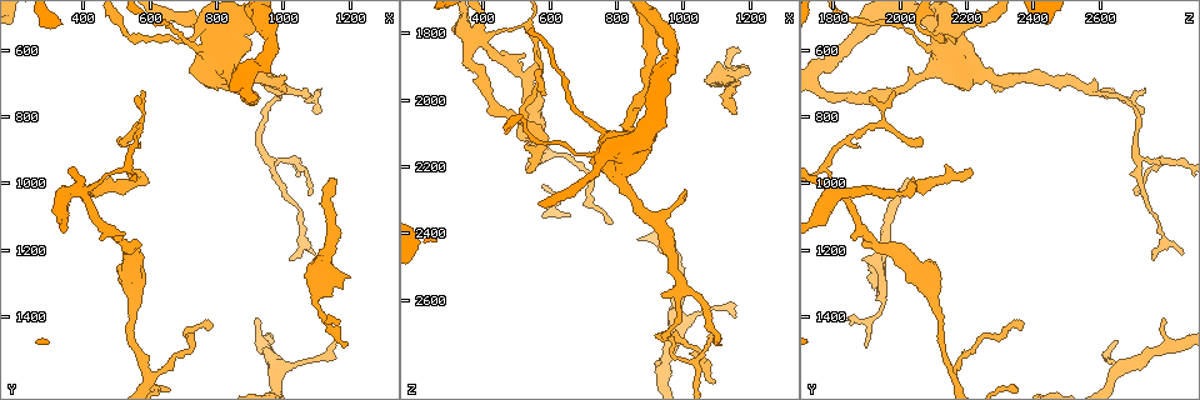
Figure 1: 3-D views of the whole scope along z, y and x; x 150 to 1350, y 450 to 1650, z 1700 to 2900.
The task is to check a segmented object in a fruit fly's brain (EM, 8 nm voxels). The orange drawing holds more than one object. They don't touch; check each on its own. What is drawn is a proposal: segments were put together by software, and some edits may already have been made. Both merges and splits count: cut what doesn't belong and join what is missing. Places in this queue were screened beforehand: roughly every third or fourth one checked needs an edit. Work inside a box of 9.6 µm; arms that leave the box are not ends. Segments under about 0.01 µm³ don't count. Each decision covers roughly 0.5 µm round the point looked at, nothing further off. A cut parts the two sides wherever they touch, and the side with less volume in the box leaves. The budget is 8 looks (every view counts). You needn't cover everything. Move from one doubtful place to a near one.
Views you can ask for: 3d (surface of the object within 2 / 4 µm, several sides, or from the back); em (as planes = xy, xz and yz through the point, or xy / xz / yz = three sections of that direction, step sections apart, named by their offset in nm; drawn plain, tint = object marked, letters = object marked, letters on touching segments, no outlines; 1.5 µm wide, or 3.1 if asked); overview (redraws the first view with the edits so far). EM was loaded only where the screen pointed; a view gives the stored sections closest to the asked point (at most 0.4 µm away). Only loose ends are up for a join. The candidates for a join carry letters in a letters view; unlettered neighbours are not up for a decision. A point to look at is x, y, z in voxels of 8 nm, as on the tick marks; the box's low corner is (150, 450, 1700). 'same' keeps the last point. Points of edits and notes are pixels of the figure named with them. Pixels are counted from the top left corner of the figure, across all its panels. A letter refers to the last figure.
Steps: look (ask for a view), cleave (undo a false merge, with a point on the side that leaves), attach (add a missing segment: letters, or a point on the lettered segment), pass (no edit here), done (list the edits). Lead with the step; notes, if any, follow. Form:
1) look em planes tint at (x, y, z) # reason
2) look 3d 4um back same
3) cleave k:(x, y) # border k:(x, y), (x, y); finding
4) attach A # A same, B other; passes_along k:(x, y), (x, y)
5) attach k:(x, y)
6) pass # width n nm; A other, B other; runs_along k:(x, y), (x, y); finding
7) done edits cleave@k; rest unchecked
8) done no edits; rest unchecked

look em planes tint at (790, 1430, 2360) # end of a long branch

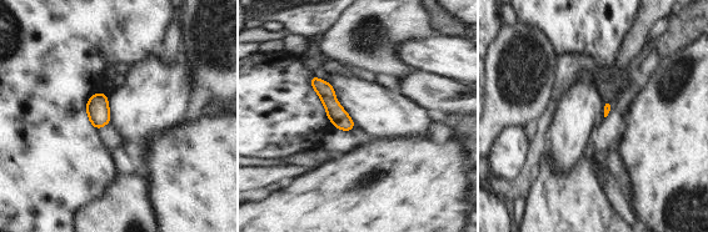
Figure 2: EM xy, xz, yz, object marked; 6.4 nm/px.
look em planes letters same # what lies round it

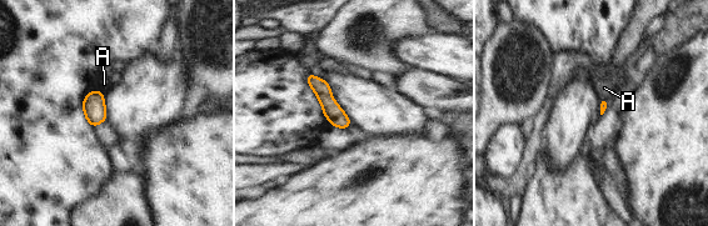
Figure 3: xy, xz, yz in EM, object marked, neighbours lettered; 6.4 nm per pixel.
pass # A other; border 3:(96, 89), (103, 94); no lettered segment goes on from it

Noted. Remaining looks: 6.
look 3d 2um at (1160, 1480, 2650) # branch stops here

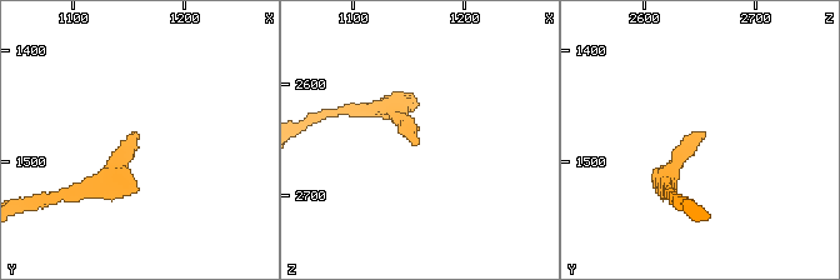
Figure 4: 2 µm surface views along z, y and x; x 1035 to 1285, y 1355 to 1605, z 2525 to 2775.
look em planes letters at (1156, 1472, 2656) # need the tissue

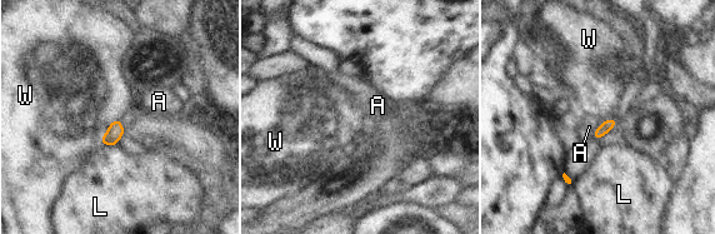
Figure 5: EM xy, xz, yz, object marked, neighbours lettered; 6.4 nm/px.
pass # width 70 nm; A other, L other, W other; no lettered segment goes on from it

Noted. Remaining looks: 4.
look em planes letters at (400, 1020, 1820) # sudden change in width

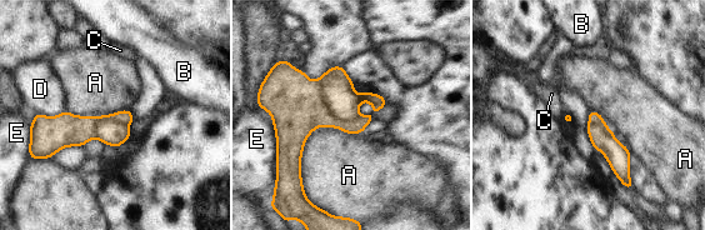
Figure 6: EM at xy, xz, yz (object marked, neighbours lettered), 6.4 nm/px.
cleave 6:(294, 101) # width 150 nm; A other, B other, C other, D other, E other; border 6:(316, 81), (338, 119), (360, 116); a second neuron is stuck on

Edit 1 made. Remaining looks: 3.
done edits cleave@6; rest unchecked

